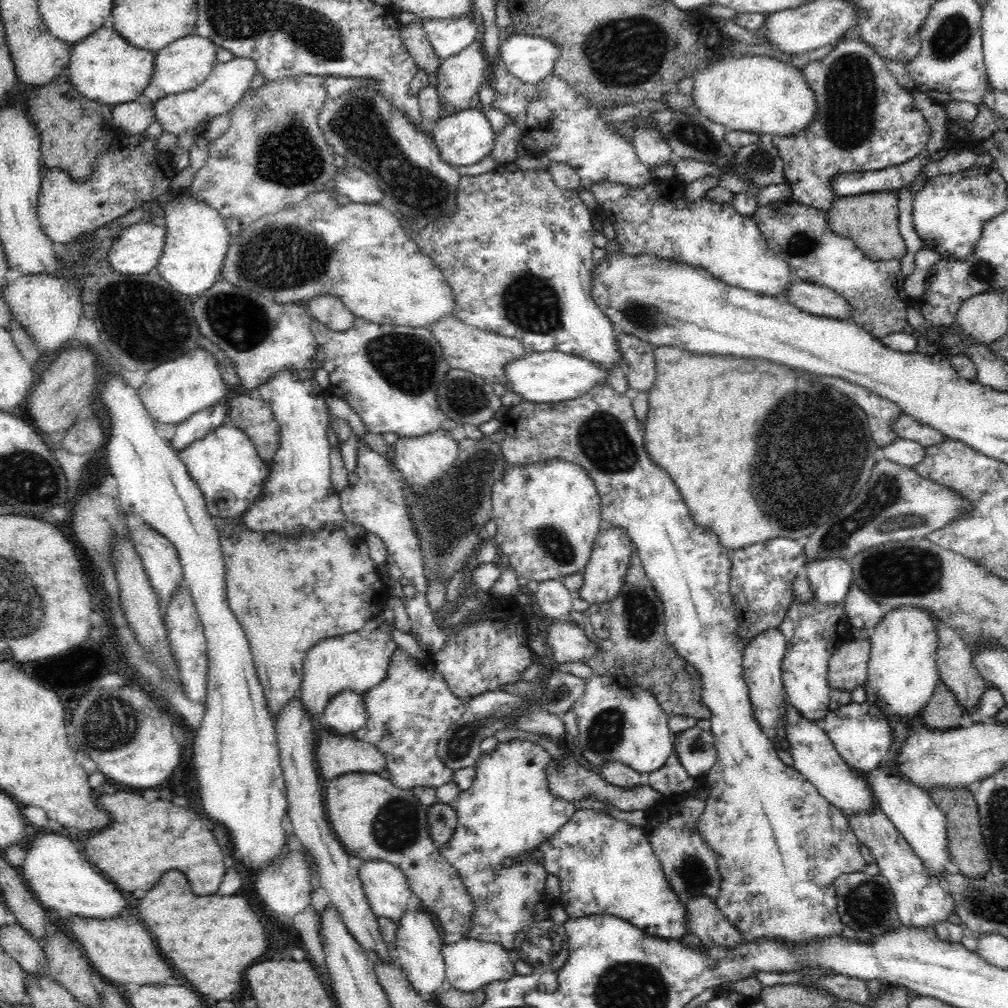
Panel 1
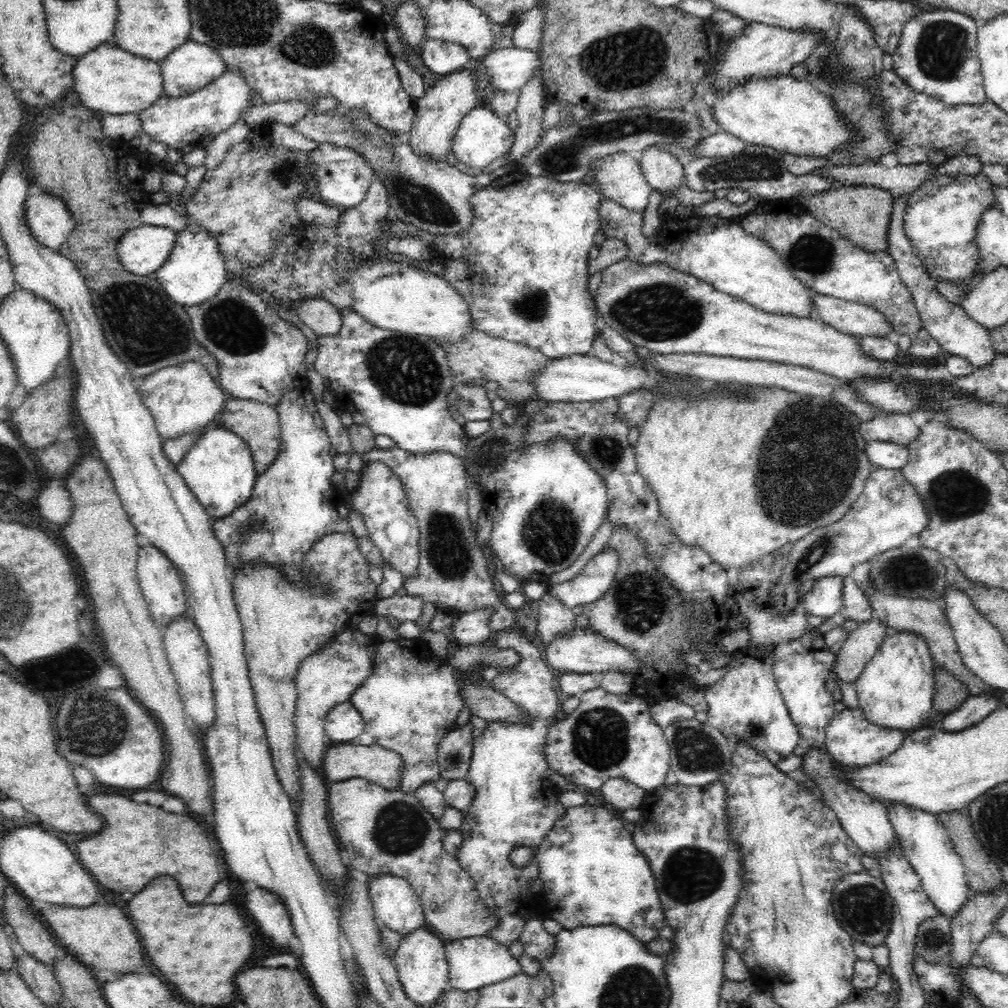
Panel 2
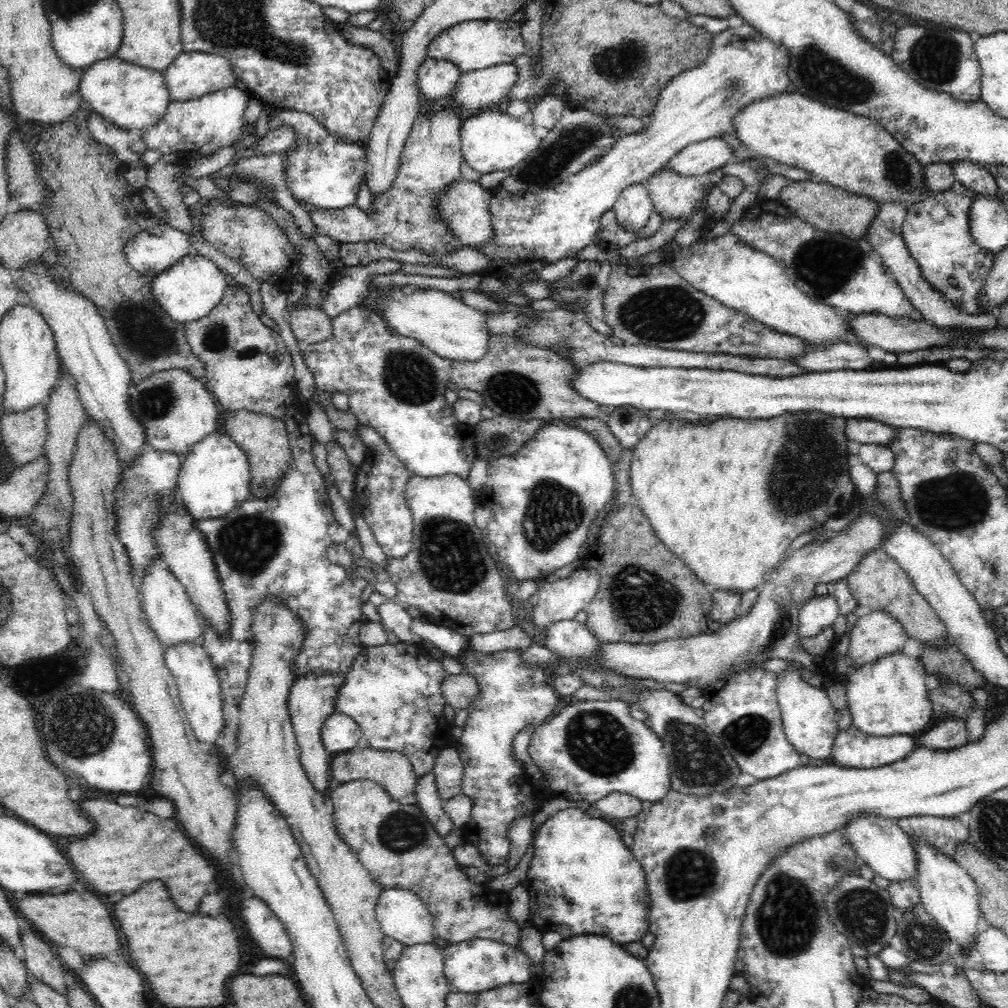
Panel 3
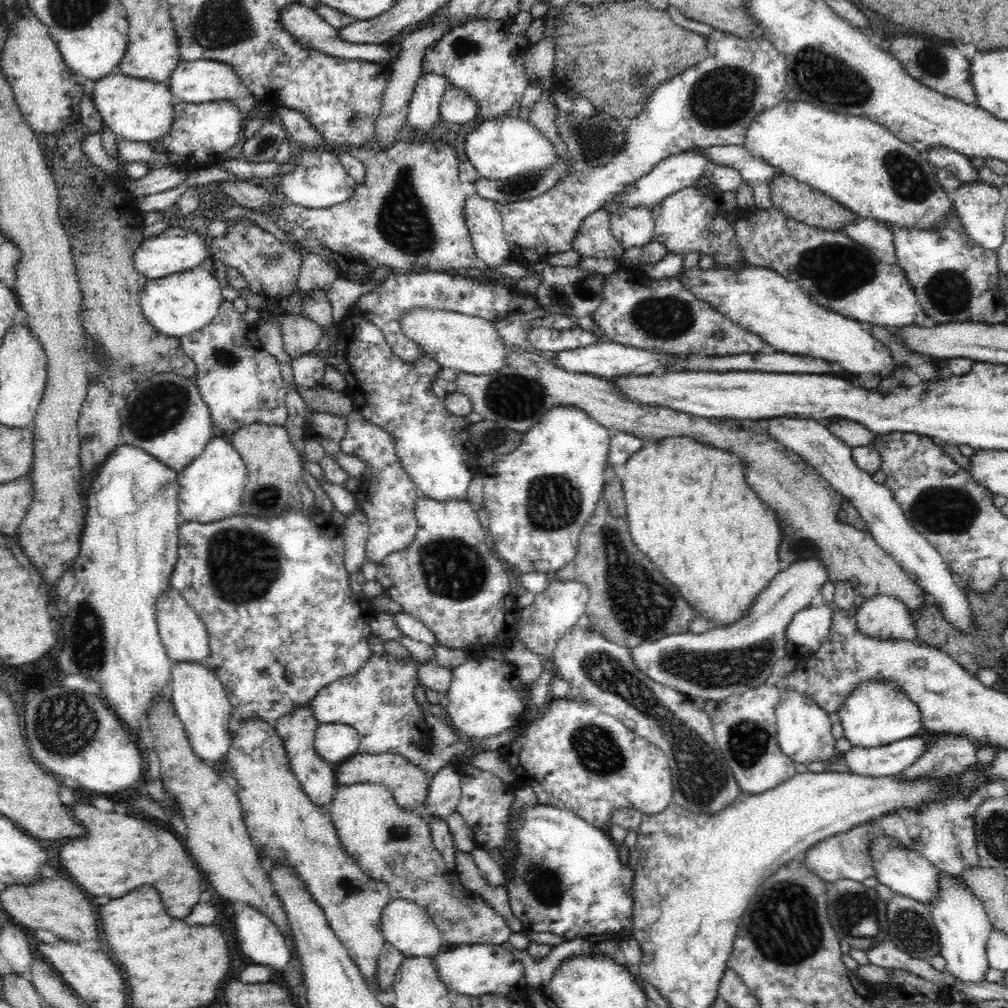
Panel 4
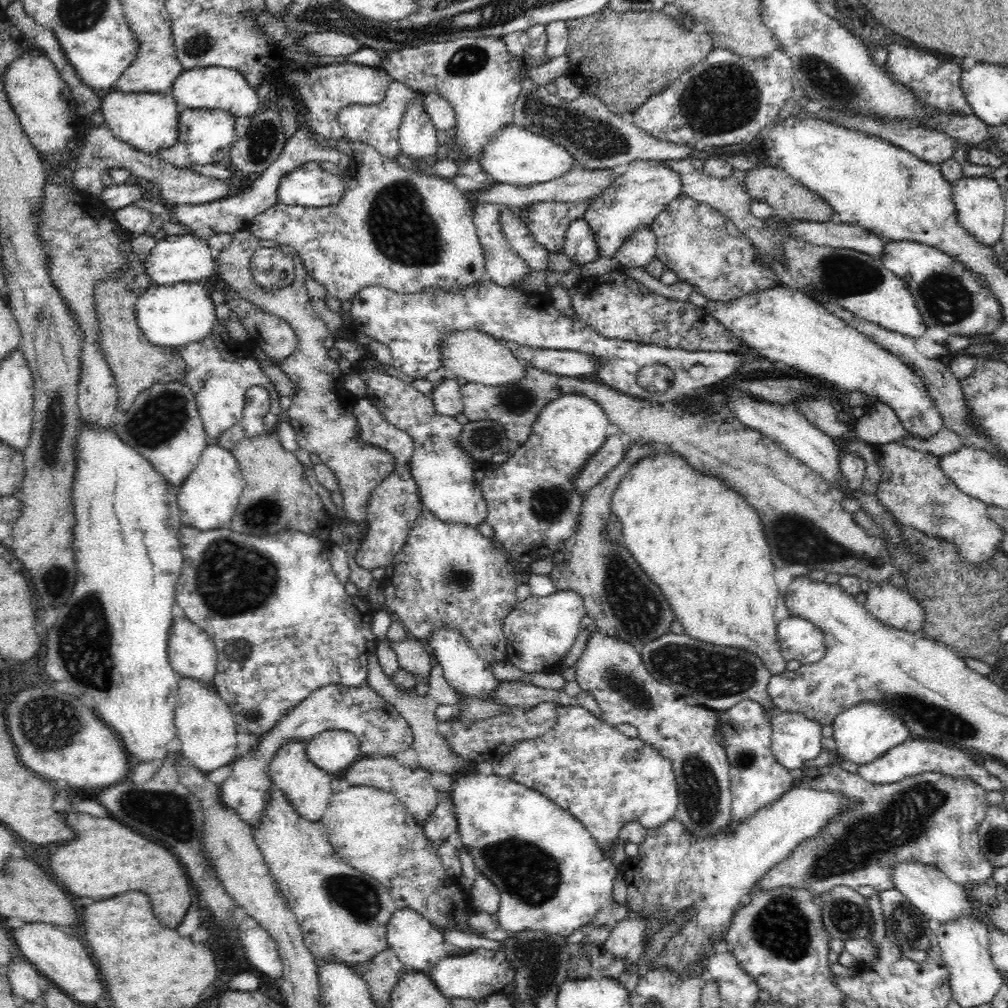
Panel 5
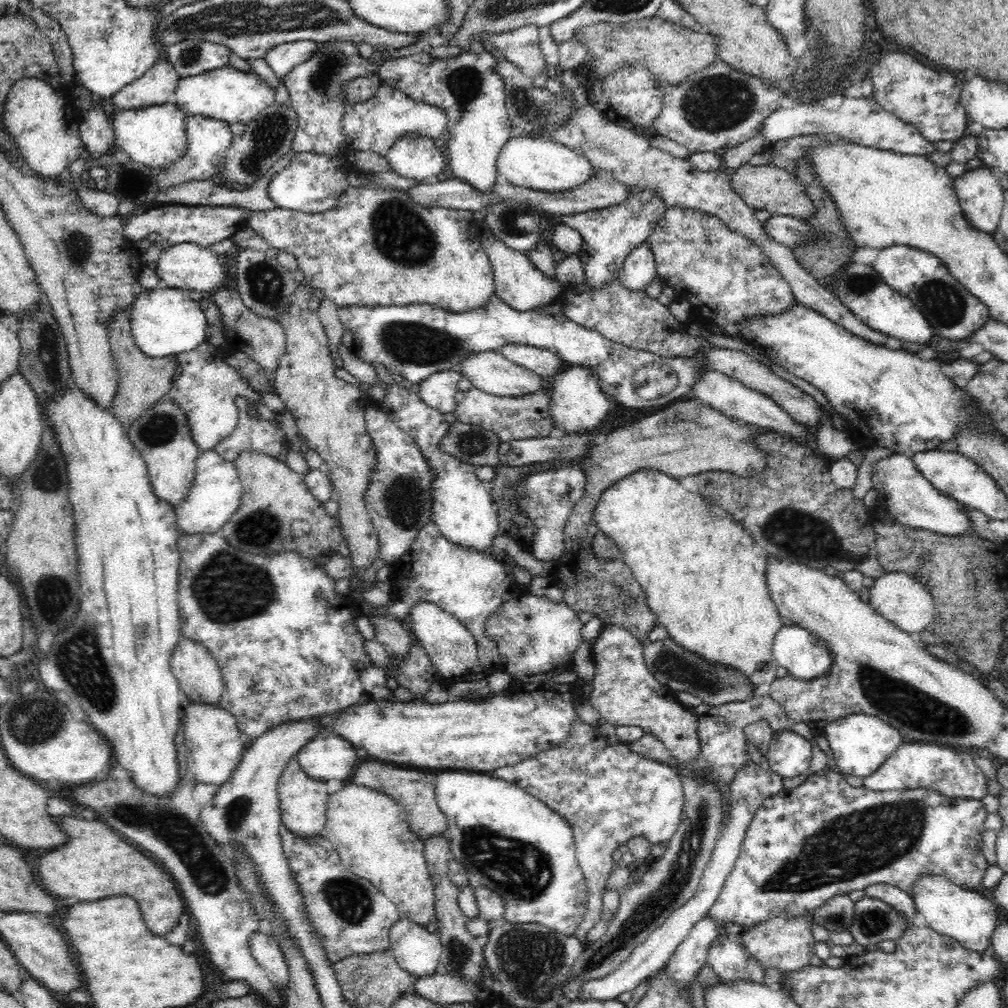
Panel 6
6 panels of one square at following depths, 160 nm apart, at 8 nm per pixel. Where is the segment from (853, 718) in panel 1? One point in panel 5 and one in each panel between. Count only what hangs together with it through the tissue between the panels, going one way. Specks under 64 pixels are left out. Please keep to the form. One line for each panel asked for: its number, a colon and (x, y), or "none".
2: (852, 742)
3: (852, 748)
4: (891, 759)
5: (911, 757)

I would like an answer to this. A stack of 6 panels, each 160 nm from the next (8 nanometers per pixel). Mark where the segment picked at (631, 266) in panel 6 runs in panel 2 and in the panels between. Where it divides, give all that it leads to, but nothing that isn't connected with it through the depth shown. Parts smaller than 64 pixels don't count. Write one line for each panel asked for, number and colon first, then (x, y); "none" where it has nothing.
2: (620, 177)
3: (633, 207)
4: (631, 227)
5: (640, 247)

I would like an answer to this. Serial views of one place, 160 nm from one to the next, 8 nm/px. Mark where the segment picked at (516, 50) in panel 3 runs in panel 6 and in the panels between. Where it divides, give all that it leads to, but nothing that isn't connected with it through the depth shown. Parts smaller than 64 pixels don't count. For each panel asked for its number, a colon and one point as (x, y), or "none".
4: (482, 57)
5: (482, 82)
6: (468, 89)

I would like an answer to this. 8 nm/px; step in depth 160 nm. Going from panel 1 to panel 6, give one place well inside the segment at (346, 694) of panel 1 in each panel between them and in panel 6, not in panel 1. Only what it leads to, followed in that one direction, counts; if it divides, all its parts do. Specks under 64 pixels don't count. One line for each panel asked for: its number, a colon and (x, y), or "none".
2: (343, 723)
3: (340, 733)
4: (334, 743)
5: (333, 751)
6: (326, 757)

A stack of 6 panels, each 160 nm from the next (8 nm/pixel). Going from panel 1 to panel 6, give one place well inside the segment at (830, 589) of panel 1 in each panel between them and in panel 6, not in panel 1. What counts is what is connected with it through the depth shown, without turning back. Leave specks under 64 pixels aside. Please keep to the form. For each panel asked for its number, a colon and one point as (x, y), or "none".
2: (825, 599)
3: (820, 611)
4: (810, 627)
5: (799, 639)
6: (805, 656)

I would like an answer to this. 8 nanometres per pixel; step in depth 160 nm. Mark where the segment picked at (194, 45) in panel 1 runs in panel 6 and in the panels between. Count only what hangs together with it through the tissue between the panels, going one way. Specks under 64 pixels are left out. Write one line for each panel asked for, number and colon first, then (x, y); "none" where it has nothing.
2: (190, 67)
3: (191, 75)
4: (201, 81)
5: (213, 88)
6: (226, 94)

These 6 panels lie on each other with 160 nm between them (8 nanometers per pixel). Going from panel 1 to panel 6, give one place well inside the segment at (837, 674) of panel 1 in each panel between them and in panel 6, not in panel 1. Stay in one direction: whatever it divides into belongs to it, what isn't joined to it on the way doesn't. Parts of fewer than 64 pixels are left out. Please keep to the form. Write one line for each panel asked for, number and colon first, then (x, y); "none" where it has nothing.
2: (862, 643)
3: (877, 634)
4: (882, 616)
5: (895, 607)
6: (901, 599)

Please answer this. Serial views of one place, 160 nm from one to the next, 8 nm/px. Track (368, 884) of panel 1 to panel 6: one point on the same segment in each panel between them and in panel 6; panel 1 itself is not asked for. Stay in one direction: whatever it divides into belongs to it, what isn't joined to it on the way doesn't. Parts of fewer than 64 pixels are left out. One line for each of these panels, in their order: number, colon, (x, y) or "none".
2: (396, 905)
3: (401, 914)
4: (406, 925)
5: (418, 945)
6: (416, 950)

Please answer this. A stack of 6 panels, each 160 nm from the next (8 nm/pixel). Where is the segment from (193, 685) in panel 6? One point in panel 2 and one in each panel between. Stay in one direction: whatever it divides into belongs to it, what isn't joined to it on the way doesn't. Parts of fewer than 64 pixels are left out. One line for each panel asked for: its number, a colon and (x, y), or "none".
2: (160, 583)
3: (171, 614)
4: (183, 634)
5: (192, 654)

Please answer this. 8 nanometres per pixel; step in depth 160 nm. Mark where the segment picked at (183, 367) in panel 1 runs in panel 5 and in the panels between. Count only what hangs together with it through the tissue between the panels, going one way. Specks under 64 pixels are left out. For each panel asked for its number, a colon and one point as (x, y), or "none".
2: (183, 398)
3: (176, 409)
4: (165, 416)
5: (163, 425)

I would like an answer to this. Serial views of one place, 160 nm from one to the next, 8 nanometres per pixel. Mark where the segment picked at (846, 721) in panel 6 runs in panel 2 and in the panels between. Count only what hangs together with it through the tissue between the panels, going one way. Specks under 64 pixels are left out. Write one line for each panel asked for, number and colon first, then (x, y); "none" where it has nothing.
2: (896, 689)
3: (889, 696)
4: (876, 712)
5: (864, 732)

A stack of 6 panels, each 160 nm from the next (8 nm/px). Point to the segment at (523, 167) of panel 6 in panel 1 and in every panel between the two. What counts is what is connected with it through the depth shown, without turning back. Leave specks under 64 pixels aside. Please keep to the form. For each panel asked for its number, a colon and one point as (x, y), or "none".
1: (465, 138)
2: (482, 137)
3: (491, 142)
4: (508, 146)
5: (515, 155)

